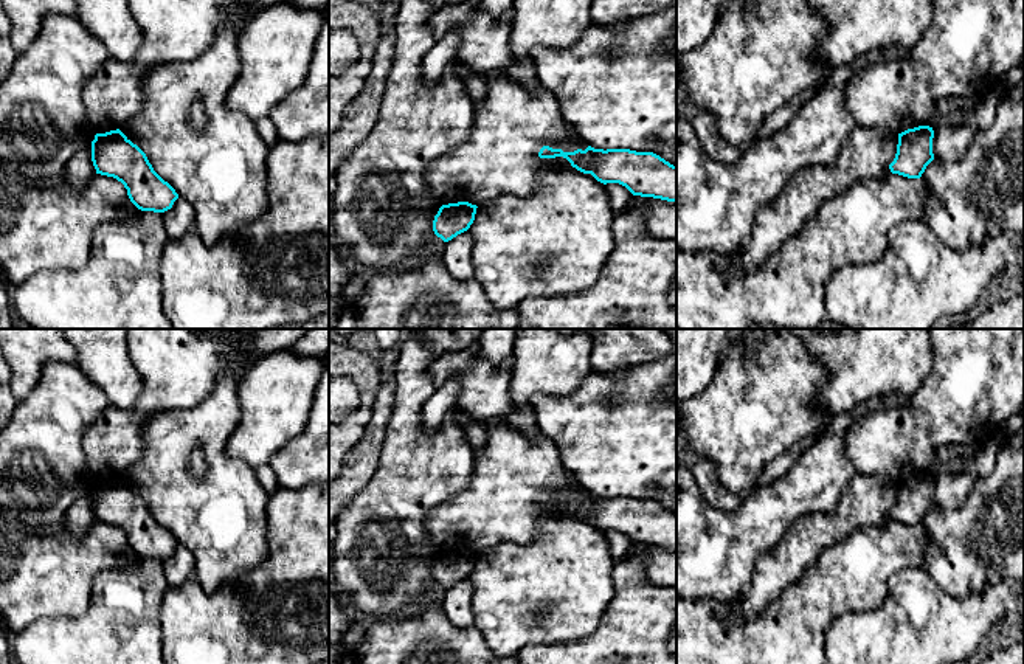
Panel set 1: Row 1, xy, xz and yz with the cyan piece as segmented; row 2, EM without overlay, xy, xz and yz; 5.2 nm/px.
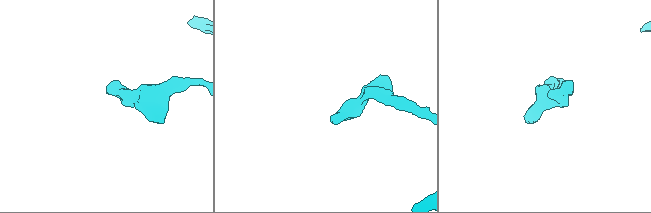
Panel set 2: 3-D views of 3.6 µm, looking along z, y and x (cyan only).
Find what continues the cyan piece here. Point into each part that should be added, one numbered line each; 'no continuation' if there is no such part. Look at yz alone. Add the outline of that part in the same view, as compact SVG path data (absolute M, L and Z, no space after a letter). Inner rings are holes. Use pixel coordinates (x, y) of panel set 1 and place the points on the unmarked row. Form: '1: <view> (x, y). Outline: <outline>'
no continuation

